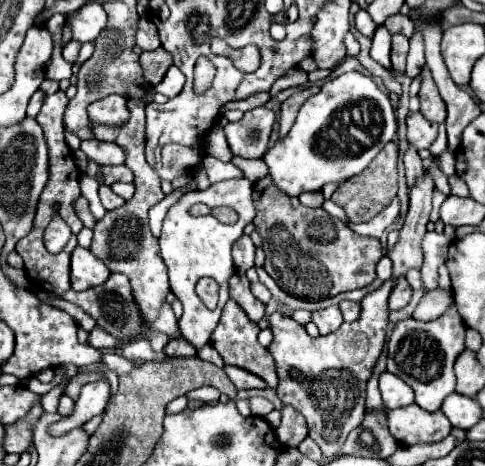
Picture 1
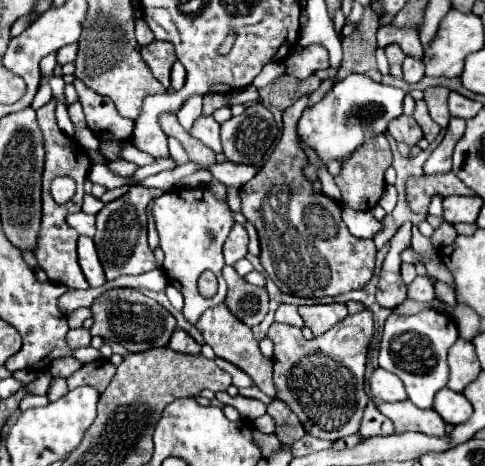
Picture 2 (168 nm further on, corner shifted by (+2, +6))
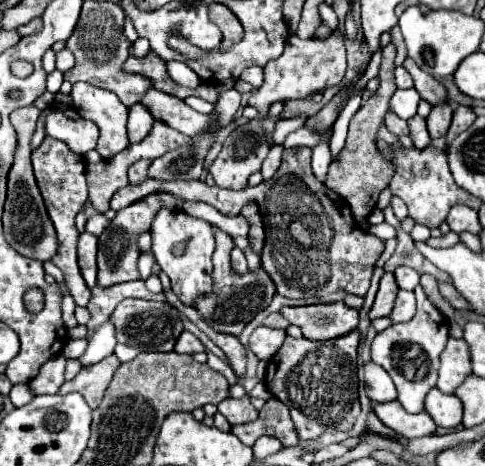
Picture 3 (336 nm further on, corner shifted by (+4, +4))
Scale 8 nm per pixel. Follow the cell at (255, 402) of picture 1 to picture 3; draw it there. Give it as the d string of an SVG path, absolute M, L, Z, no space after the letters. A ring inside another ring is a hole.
M248 395L242 397L242 399L224 399L224 401L220 401L218 411L230 421L230 425L250 423L258 415L258 411L252 407Z

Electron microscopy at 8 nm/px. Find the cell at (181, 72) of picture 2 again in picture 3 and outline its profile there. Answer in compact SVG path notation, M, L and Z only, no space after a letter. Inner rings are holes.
M168 61L168 73L170 77L182 85L182 87L188 87L188 89L196 89L200 85L200 79L198 75L182 61Z

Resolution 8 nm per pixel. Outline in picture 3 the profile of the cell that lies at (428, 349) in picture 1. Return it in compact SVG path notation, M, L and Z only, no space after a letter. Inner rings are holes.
M418 285L414 289L418 299L416 315L408 323L394 323L386 331L378 333L372 341L372 361L388 371L396 389L398 401L408 413L420 413L424 409L424 399L430 389L436 387L438 369L440 369L440 353L444 351L450 333L448 319L436 311L432 301L424 295L424 289Z

